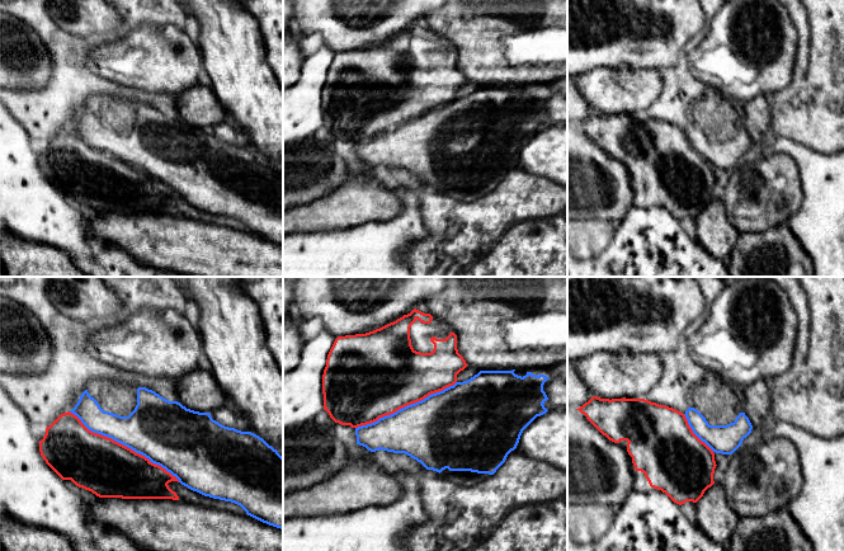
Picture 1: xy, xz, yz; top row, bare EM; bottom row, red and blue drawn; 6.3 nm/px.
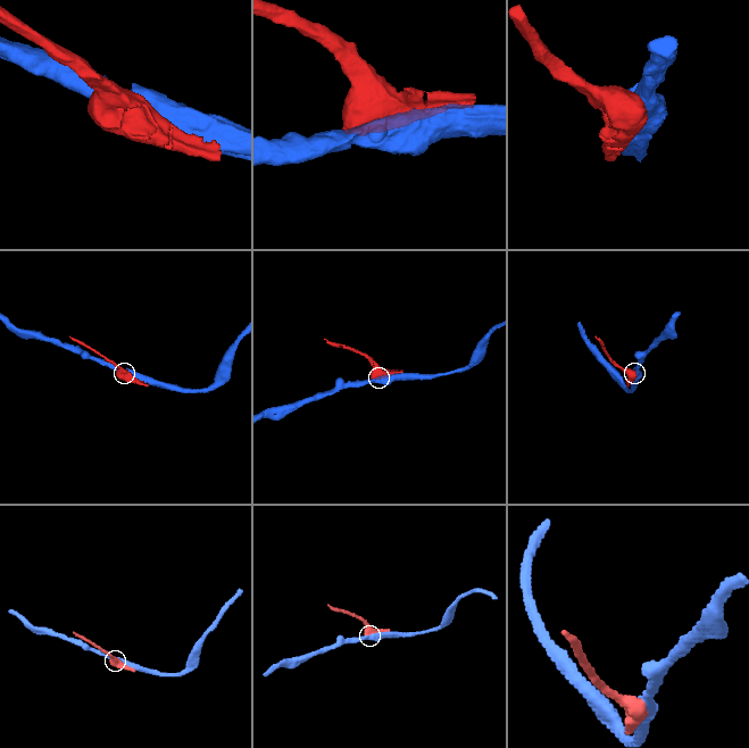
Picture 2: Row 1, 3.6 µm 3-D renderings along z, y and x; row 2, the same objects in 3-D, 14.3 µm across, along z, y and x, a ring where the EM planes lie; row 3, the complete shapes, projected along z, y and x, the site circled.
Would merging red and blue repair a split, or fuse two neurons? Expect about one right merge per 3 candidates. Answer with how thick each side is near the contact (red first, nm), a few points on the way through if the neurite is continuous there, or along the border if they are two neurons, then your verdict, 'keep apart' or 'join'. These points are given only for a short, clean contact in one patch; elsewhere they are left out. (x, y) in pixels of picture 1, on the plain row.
calibres 360 and 380 nm; keep apart

